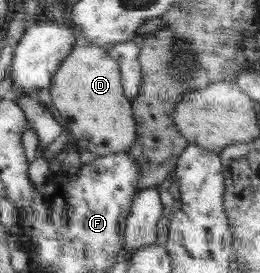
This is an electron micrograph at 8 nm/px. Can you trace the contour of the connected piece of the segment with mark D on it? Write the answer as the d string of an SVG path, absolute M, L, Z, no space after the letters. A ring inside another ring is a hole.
M90 44L74 46L70 54L61 62L60 68L54 73L49 86L52 95L51 108L58 118L66 122L68 130L76 138L78 149L94 152L99 156L108 156L117 152L127 152L136 140L136 121L132 114L131 101L123 93L119 64L112 58L105 47Z

